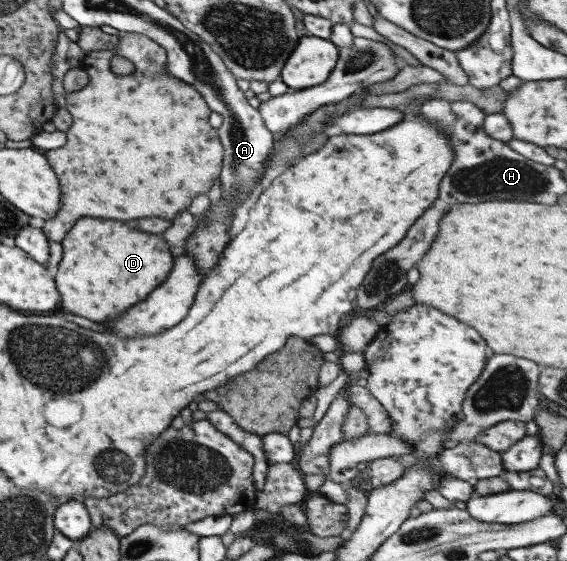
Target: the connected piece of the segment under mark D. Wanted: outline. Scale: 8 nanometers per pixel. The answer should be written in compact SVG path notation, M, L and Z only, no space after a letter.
M80 218L80 221L74 223L74 227L68 231L61 245L63 256L54 275L58 293L62 295L60 307L68 313L86 317L90 321L106 321L110 317L124 313L128 307L134 307L136 303L144 301L148 293L168 277L175 261L170 246L164 242L162 235L158 237L154 233L144 233L130 227L128 223L110 219Z

